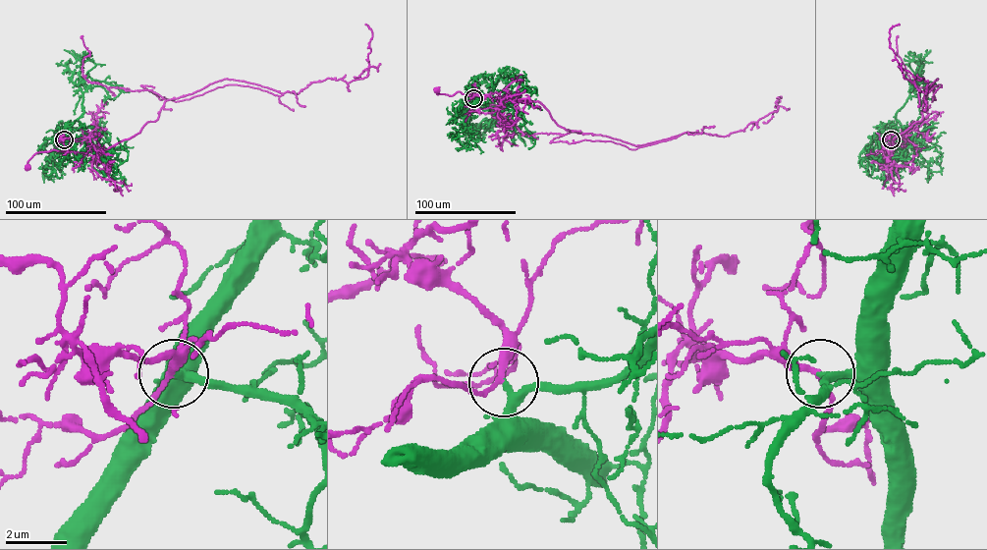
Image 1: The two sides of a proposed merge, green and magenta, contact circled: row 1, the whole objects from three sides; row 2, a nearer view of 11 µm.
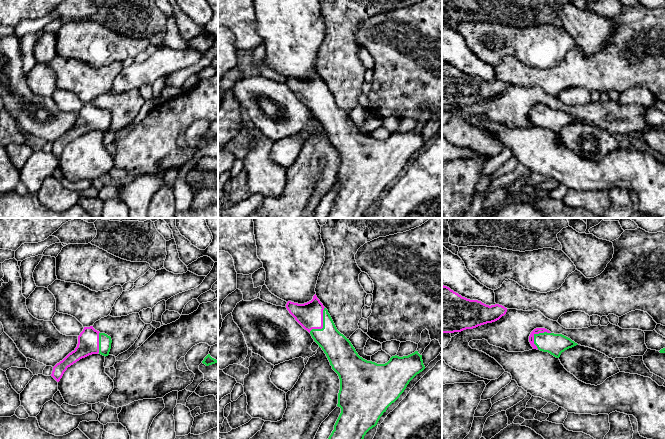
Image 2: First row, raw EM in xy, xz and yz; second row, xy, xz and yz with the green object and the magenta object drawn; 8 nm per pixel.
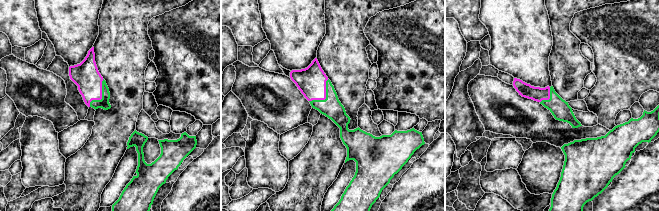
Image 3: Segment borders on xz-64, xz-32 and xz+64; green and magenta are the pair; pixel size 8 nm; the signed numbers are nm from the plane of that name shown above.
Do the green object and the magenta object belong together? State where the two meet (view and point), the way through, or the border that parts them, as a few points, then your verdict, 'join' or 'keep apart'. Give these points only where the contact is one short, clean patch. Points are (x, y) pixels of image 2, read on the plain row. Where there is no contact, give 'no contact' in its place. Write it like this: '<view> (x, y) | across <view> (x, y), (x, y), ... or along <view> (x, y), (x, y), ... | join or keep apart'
xz (323, 100) | along xz (324, 83), (323, 102), (321, 104), (313, 104), (309, 108) | keep apart

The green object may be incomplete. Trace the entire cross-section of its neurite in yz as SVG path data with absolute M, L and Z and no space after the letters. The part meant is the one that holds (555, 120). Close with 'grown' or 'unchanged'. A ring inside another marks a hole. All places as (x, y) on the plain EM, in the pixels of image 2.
M547 108L534 110L534 120L538 126L548 128L556 134L559 134L565 126L578 121L562 110Z; unchanged

